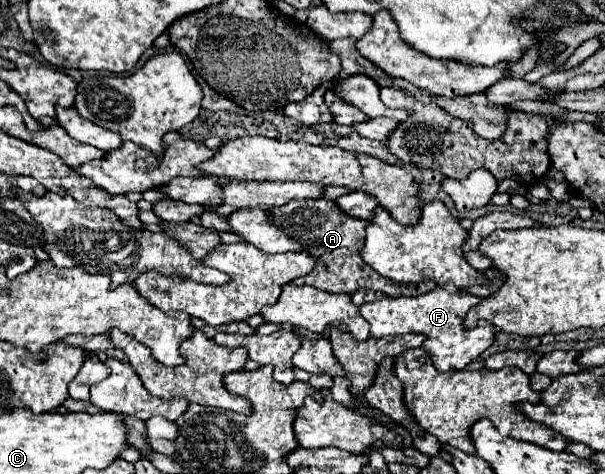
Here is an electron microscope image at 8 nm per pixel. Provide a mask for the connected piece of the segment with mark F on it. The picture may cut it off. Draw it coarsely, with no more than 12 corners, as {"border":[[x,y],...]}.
{"border":[[454,286],[360,306],[374,338],[420,332],[436,370],[462,370],[492,342],[462,320],[480,298]]}

